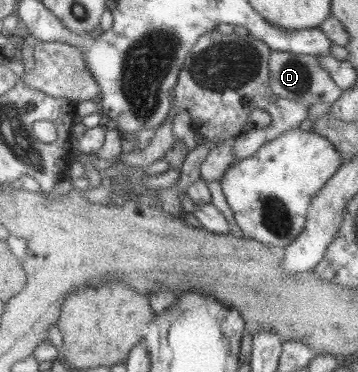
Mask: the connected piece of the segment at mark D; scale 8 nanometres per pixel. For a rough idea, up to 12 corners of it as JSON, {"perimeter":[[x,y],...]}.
{"perimeter":[[271,51],[269,90],[289,104],[342,95],[313,55]]}

